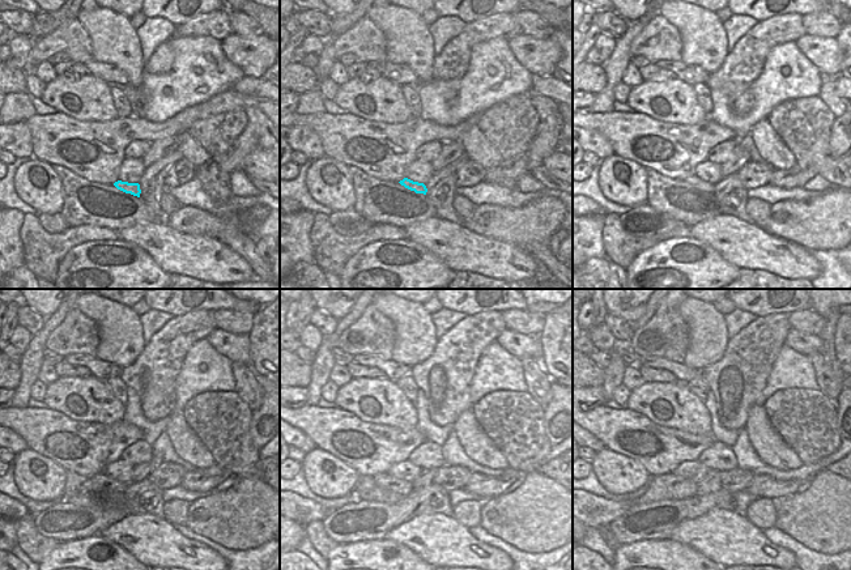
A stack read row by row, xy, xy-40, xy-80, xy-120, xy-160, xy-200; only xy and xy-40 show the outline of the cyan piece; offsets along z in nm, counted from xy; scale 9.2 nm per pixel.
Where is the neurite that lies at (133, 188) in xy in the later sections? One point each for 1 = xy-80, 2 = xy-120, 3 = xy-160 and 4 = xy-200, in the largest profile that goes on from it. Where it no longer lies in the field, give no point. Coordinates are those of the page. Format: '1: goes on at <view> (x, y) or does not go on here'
1: goes on at xy-80 (696, 182)
2: goes on at xy-120 (101, 479)
3: goes on at xy-160 (391, 484)
4: goes on at xy-200 (599, 513)

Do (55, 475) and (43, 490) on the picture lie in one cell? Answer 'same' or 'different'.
same

